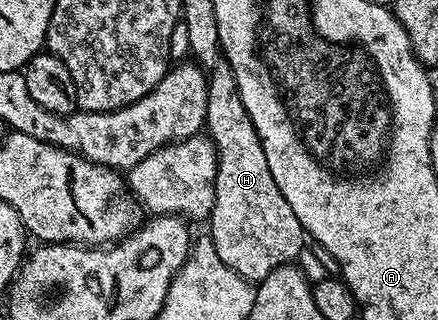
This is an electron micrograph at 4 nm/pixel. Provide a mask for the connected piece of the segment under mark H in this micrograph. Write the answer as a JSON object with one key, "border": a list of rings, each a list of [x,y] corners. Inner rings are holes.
{"border":[[[220,59],[209,69],[207,77],[207,122],[206,135],[215,143],[215,153],[219,159],[217,178],[215,179],[215,205],[209,217],[211,231],[209,237],[216,247],[220,259],[237,274],[250,282],[264,280],[270,272],[283,264],[290,264],[295,255],[303,248],[305,233],[293,206],[285,202],[285,194],[277,188],[269,162],[265,160],[265,150],[237,90],[237,82],[229,62]]]}

